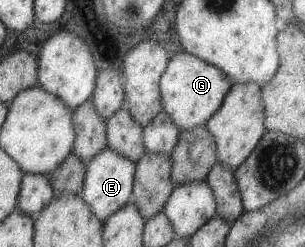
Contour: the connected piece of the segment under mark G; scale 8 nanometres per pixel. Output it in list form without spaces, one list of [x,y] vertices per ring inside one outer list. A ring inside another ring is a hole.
[[[185,50],[182,53],[176,53],[171,56],[159,82],[164,113],[172,119],[180,131],[205,125],[220,109],[232,85],[228,75],[218,67],[186,53]]]

